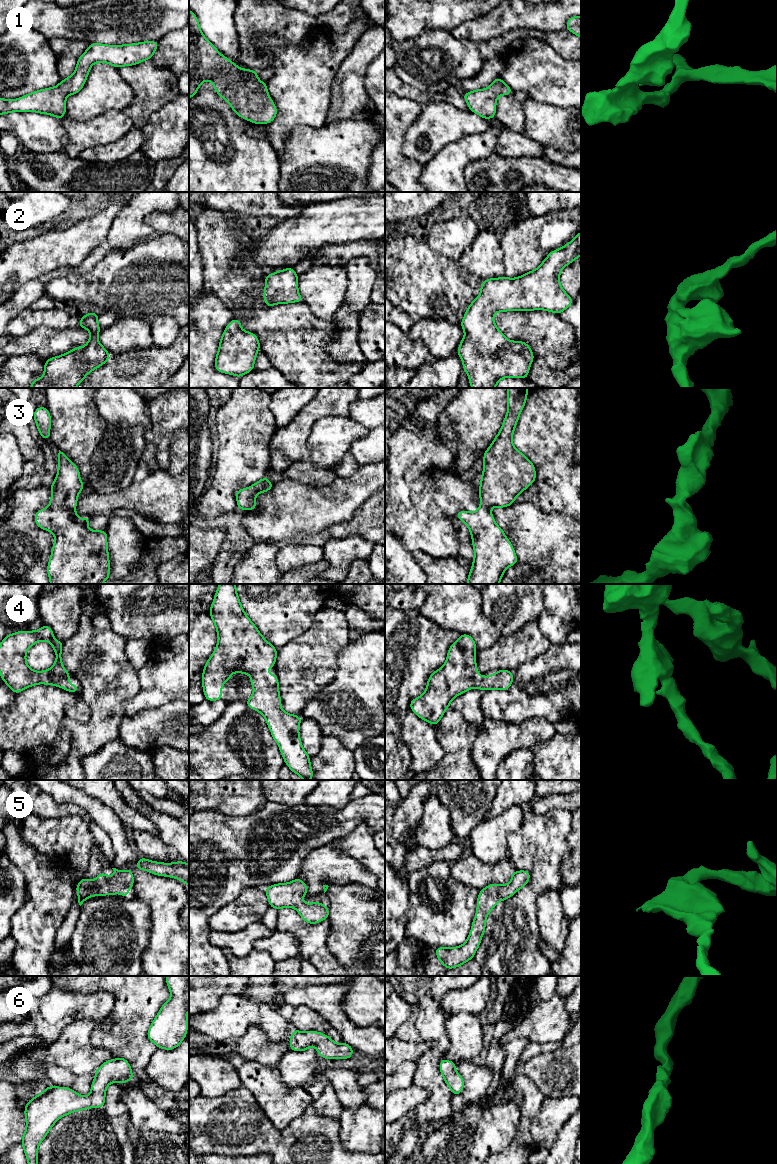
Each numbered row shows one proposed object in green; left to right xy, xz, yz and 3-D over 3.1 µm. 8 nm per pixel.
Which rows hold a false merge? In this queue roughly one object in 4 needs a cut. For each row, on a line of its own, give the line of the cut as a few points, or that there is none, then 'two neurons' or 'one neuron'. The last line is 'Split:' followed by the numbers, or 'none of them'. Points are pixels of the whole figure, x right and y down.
1: no cut | one neuron
2: no cut | one neuron
3: no cut | one neuron
4: no cut | one neuron
5: no cut | one neuron
6: no cut | one neuron
Split: none of them

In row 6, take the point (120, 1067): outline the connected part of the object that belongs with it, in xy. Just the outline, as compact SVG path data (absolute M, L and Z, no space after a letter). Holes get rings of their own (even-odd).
M118 1057L105 1061L95 1071L95 1079L91 1084L91 1093L88 1096L79 1095L71 1088L57 1086L48 1086L39 1095L34 1096L25 1105L26 1130L21 1140L28 1164L38 1164L38 1146L58 1119L76 1111L104 1107L108 1085L112 1082L122 1084L132 1079L134 1077L129 1062L122 1057Z

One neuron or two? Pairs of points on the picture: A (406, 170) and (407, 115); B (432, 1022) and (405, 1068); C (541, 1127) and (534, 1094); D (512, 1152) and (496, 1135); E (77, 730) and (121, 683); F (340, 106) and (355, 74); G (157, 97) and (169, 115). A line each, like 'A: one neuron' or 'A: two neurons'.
A: one neuron
B: two neurons
C: two neurons
D: two neurons
E: one neuron
F: one neuron
G: two neurons

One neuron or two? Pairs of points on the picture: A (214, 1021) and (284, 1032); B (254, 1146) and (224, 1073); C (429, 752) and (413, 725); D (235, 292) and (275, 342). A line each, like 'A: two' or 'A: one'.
A: one
B: two
C: one
D: one

